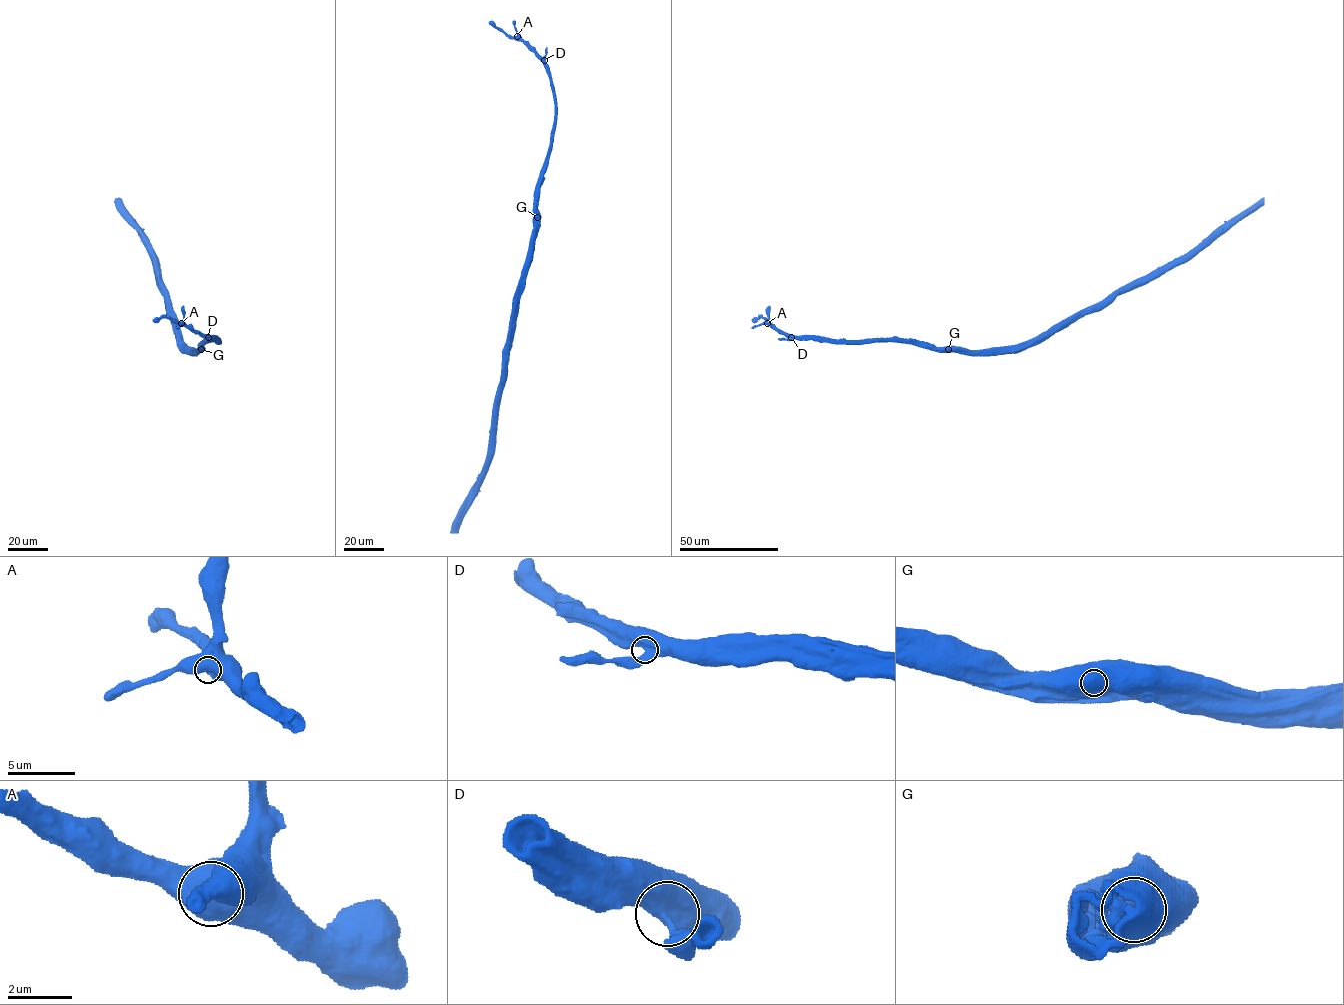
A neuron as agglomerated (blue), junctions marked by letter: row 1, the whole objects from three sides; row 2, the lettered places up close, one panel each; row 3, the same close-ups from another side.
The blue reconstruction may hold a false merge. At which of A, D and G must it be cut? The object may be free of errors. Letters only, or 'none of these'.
none of these

